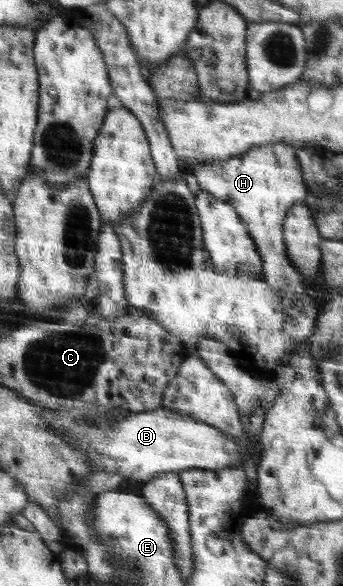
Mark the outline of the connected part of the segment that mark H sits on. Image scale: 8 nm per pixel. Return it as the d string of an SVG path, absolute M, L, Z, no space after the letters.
M286 143L255 145L246 153L229 157L207 166L194 166L190 169L197 177L200 190L230 202L234 210L249 227L250 235L258 245L263 262L263 281L275 289L291 289L305 293L302 278L292 266L286 254L285 214L289 214L291 204L305 199L307 186L303 184L302 165L298 161L297 150Z

